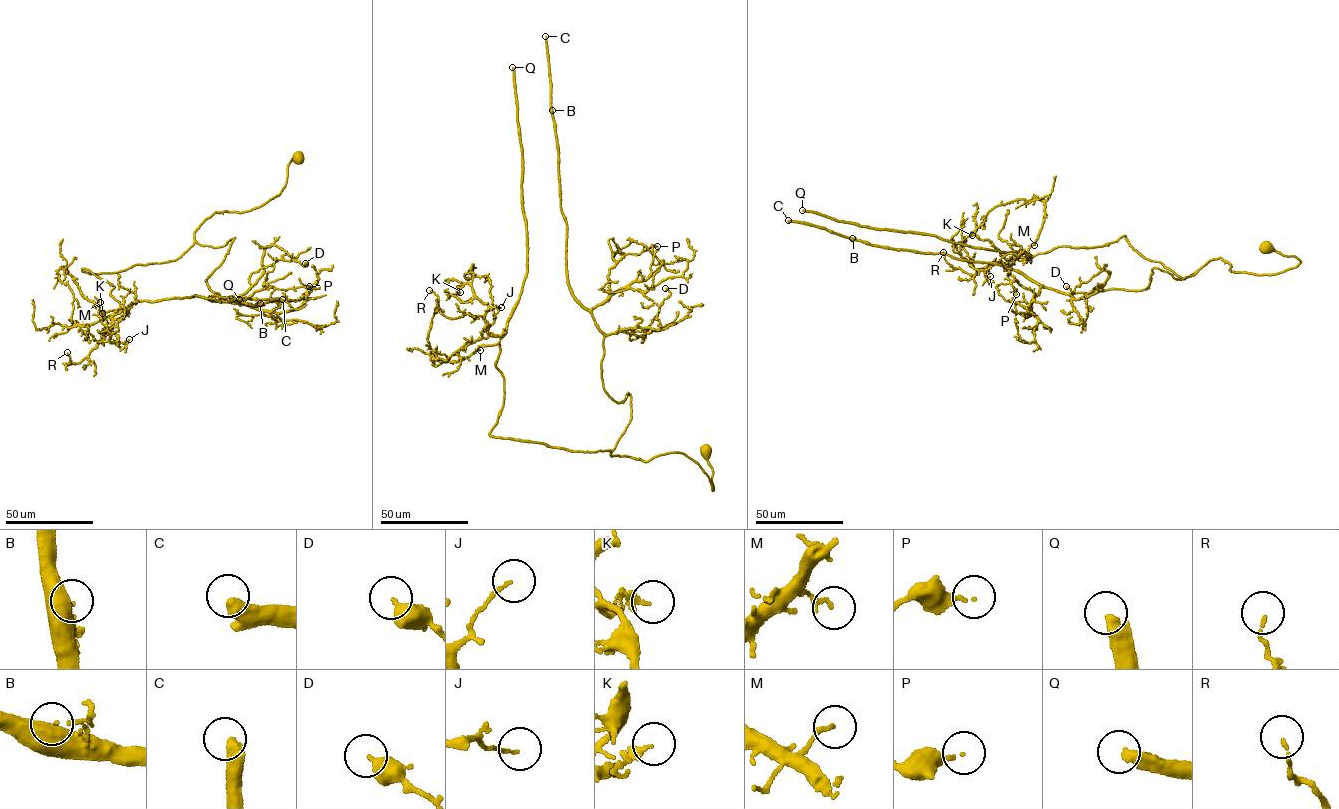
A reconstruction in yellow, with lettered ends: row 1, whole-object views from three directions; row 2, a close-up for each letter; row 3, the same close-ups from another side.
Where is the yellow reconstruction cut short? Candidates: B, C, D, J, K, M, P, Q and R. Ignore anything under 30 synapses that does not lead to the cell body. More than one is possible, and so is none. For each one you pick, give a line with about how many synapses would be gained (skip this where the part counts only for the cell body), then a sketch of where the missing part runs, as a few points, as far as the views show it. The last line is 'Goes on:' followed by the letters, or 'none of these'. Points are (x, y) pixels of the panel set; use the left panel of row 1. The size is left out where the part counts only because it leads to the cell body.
Q: 950 synapses; course (239, 299), (271, 335), (321, 276), (345, 293), (332, 288), (335, 278), (268, 189), (313, 176), (293, 132)
Goes on: Q

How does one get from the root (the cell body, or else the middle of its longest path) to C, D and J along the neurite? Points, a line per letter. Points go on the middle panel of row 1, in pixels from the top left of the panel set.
C: (706, 452), (713, 490), (683, 453), (611, 455), (630, 396), (604, 389), (604, 333), (569, 285), (545, 36)
D: (706, 452), (713, 490), (683, 453), (610, 454), (631, 397), (603, 387), (603, 337), (642, 342), (665, 288)
J: (706, 452), (713, 490), (681, 453), (643, 461), (491, 436), (504, 377), (500, 338), (484, 314), (501, 307)

